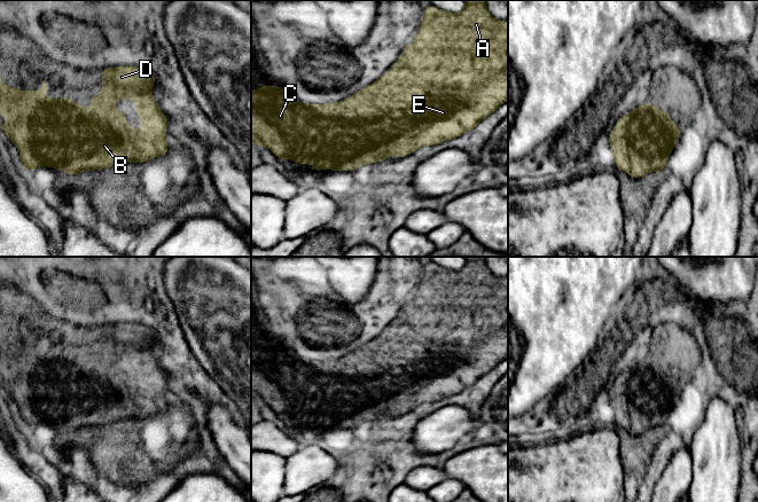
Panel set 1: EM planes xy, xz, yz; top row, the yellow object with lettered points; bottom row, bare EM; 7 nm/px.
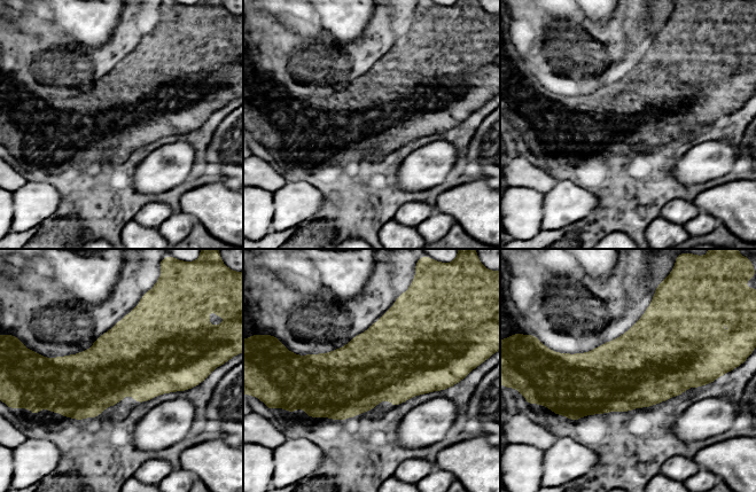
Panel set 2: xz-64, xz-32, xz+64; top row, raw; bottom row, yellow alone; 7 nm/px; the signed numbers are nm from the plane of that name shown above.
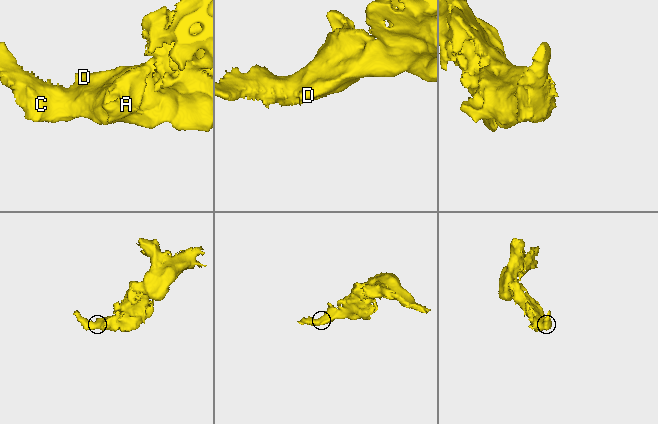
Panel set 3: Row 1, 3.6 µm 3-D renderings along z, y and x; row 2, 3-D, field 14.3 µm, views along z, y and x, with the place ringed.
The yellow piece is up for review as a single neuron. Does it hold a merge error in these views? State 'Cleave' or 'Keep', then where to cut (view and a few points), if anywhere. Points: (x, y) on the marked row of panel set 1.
Keep. No split

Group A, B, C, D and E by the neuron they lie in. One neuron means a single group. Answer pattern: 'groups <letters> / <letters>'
groups A B C D E

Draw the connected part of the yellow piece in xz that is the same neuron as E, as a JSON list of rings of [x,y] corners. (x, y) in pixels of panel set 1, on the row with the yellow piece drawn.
[[[464,0],[466,7],[460,13],[447,13],[435,6],[428,5],[421,19],[421,26],[415,39],[404,49],[390,71],[382,74],[375,83],[364,87],[350,97],[335,103],[306,105],[297,101],[294,95],[282,86],[260,86],[251,91],[251,143],[268,148],[280,160],[294,159],[296,164],[312,164],[313,171],[320,172],[330,168],[331,172],[353,171],[366,164],[375,164],[386,159],[391,155],[397,158],[408,156],[424,146],[440,144],[445,140],[456,139],[492,115],[501,104],[508,100],[508,23],[499,21],[489,13],[485,0]]]

